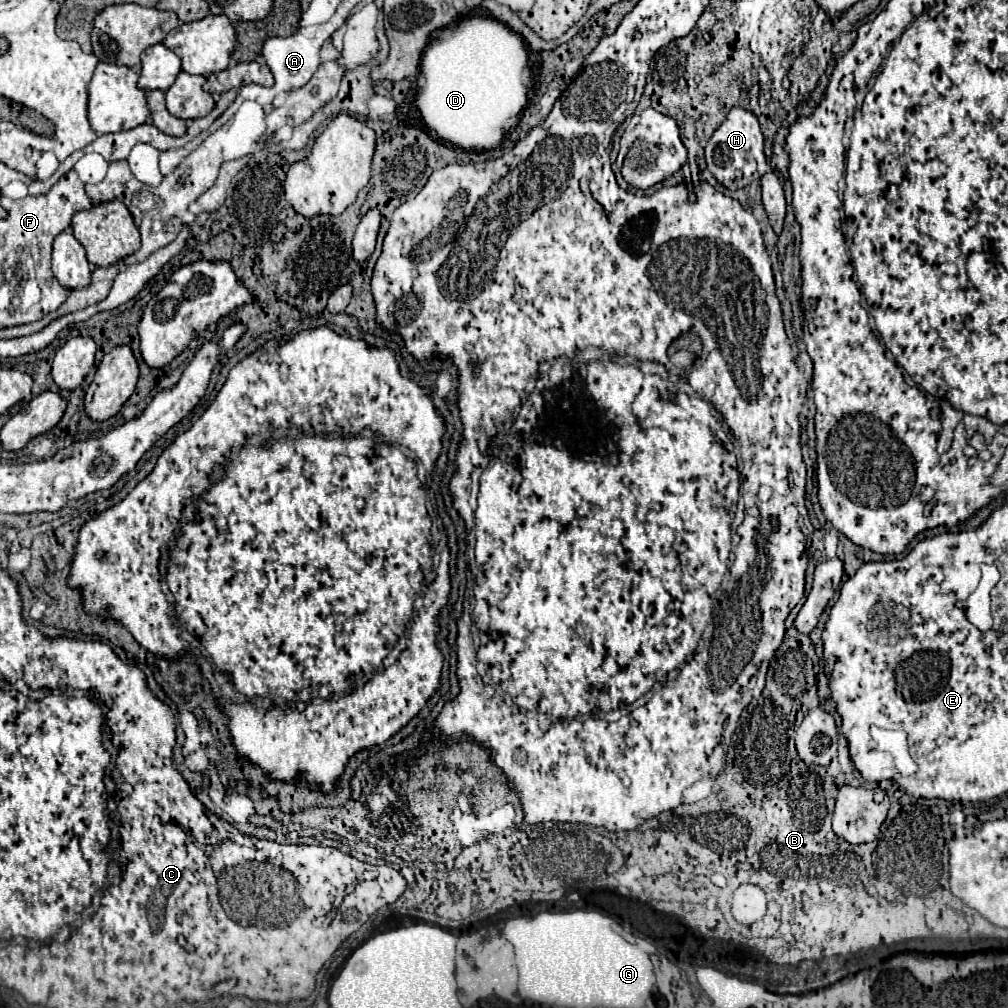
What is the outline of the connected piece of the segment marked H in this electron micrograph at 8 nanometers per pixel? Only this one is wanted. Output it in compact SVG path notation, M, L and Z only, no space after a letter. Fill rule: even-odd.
M734 107L728 113L726 121L714 131L712 139L706 145L706 165L718 183L722 183L726 189L734 191L734 189L740 189L740 187L746 187L752 183L752 177L744 177L744 173L742 173L742 169L748 161L758 163L756 175L768 171L768 163L764 157L764 137L760 133L758 119L750 111L746 111L742 107Z

